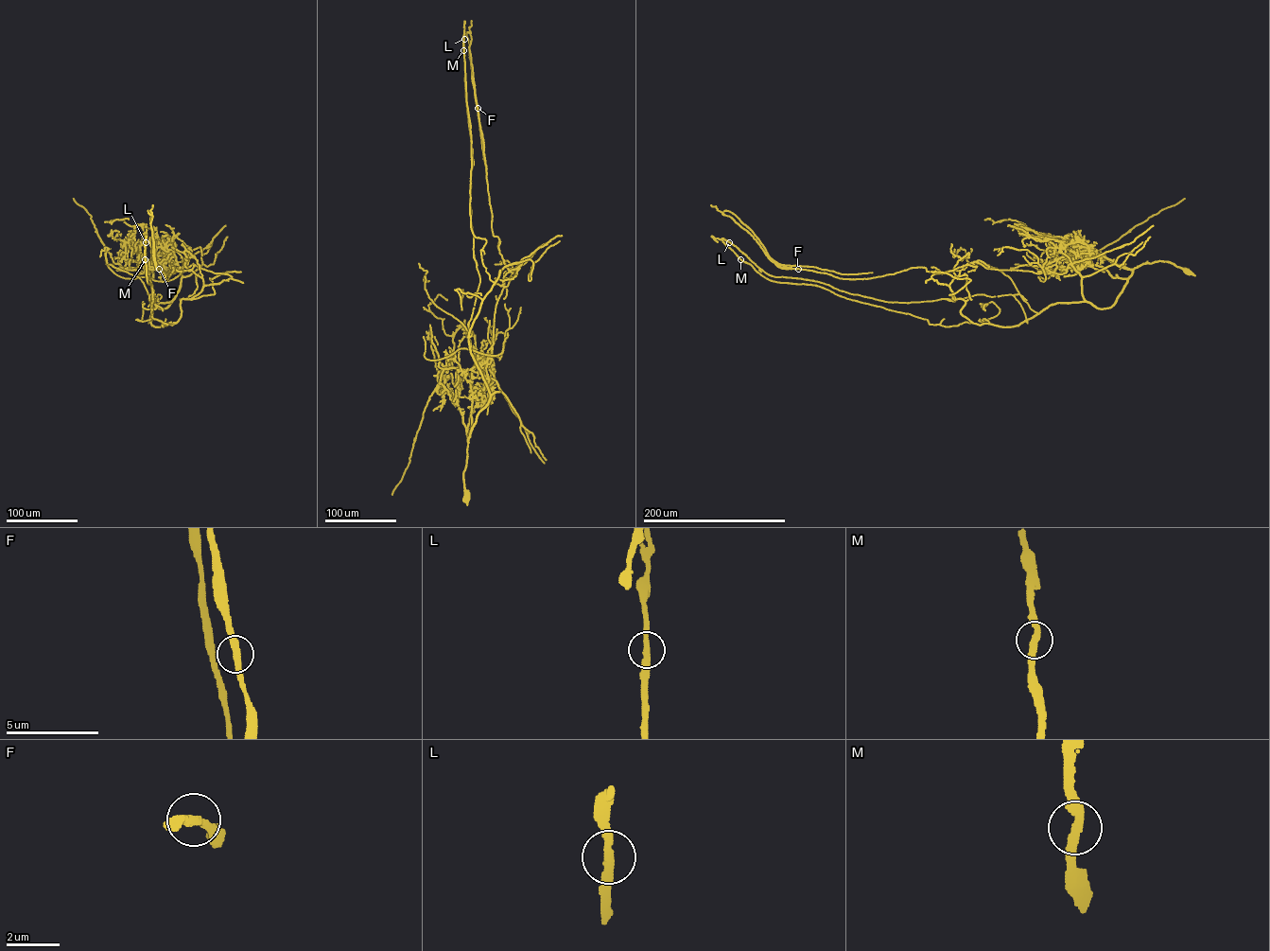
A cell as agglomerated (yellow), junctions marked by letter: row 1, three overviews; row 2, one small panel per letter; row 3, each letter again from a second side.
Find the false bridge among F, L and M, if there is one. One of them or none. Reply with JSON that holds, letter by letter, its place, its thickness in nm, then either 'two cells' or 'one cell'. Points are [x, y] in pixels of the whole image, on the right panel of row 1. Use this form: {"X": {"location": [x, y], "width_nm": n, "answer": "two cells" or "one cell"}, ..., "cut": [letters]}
{"F": {"location": [798, 269], "width_nm": 340, "answer": "one cell"}, "L": {"location": [729, 242], "width_nm": 320, "answer": "one cell"}, "M": {"location": [740, 259], "width_nm": 340, "answer": "one cell"}, "cut": []}

